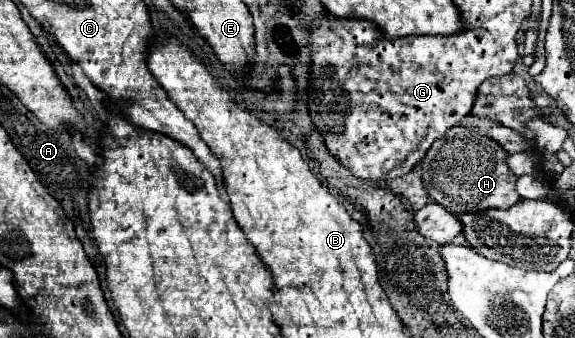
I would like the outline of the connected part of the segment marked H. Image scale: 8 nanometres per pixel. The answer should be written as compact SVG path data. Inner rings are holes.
M452 127L438 139L422 161L422 181L428 195L452 213L474 213L484 209L508 209L520 201L514 185L516 175L506 165L506 151L486 135L466 127Z

